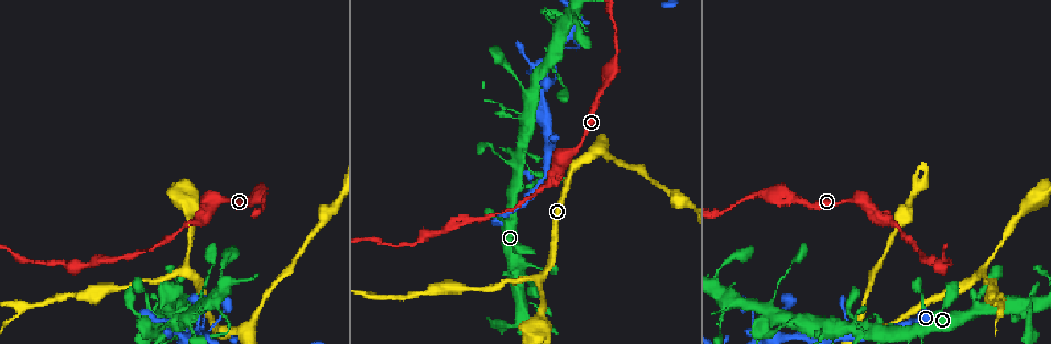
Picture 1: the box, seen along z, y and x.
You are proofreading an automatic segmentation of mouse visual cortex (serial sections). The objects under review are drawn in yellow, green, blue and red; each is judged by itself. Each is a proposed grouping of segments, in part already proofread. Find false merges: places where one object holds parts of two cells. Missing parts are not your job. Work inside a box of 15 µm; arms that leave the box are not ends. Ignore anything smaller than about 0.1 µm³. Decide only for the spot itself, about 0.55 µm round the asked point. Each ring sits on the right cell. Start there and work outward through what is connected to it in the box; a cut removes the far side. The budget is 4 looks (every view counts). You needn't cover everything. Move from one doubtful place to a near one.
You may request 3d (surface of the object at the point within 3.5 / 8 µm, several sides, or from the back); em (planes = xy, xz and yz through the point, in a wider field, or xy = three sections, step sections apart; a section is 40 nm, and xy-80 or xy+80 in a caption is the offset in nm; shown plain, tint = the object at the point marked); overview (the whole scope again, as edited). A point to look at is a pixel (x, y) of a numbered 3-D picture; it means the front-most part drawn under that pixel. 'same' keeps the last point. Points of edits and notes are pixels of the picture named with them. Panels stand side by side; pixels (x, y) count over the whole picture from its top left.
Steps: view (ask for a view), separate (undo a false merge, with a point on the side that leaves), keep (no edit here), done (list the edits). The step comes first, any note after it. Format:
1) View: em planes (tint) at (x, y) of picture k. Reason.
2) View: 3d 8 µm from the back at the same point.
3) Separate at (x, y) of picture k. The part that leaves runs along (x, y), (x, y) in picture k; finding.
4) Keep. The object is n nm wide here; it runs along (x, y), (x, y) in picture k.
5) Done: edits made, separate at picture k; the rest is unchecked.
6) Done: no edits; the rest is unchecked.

View: 3d 8 µm at (979, 271) of picture 1. A narrow waist.

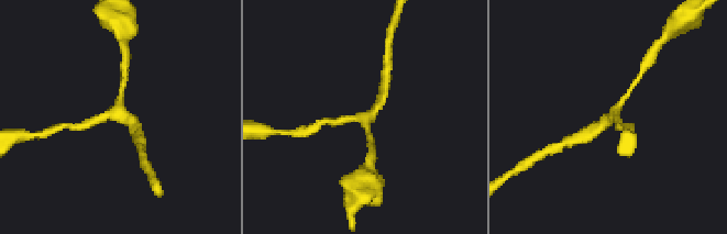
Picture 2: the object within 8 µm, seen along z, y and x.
View: em xy step 2 (tint) at (119, 114) of picture 2. Shape alone is not enough.

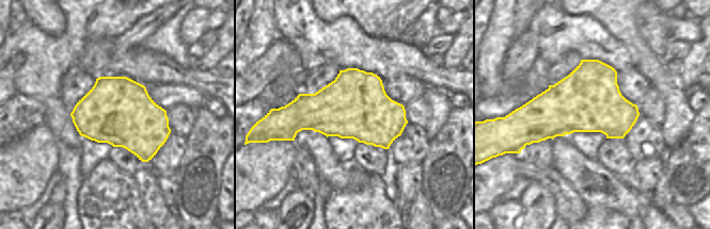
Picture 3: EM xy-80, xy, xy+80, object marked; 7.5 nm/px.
Keep. The arms are 200, 250, 250 nm wide; it runs along (596, 133), (632, 86) in picture 2; all the same cell.

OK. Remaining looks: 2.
View: 3d 3.5 µm at (614, 58) of picture 1. Calibre changes.

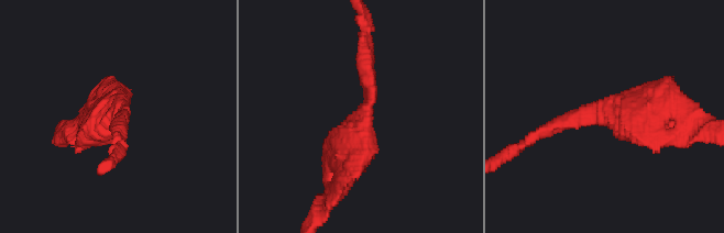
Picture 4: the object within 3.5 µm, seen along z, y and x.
View: em xy step 3 (tint) at (114, 111) of picture 4.

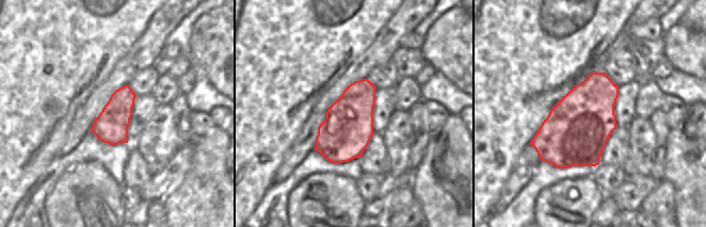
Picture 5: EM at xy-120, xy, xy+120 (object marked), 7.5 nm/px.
Keep. The object is 380 nm wide here; it runs along (339, 182), (370, 101), (366, 51) in picture 4; all the same cell.

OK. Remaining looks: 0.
Done: no edits; the rest is unchecked.

